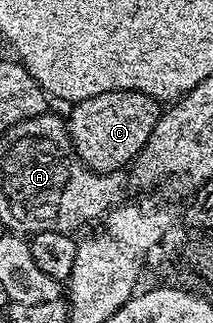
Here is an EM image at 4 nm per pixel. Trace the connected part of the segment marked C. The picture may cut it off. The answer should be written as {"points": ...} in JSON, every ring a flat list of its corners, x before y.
{"points":[[109,91,73,104,69,111,66,128,80,161,98,175,109,175,129,168,144,149,158,120,160,103,139,91]]}

